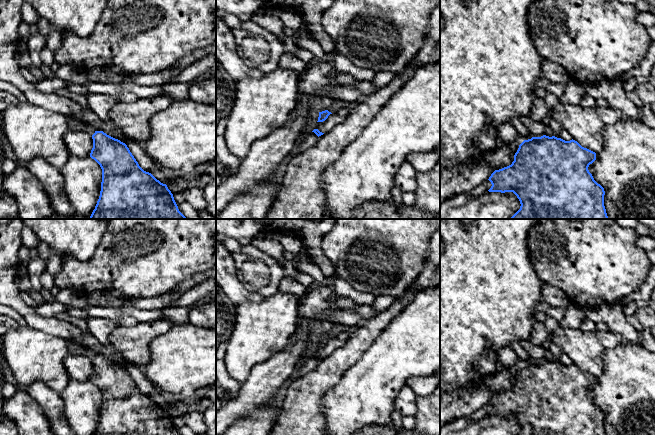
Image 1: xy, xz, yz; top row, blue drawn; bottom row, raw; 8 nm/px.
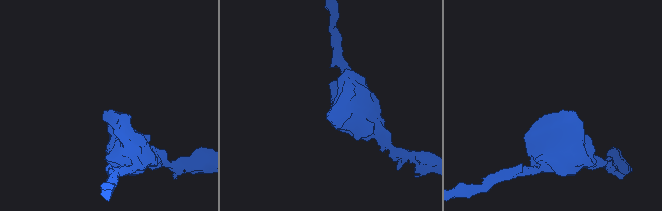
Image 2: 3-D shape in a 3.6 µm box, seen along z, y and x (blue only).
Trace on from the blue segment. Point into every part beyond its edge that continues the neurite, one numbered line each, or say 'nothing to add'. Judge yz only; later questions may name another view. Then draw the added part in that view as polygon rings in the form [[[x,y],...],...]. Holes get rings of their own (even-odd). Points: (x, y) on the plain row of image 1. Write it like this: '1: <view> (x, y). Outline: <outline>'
nothing to add

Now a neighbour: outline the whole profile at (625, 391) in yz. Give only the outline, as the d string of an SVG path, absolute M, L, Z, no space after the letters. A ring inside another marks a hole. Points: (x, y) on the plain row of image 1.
M625 341L603 353L604 370L588 394L600 408L617 435L655 435L655 353L643 345Z

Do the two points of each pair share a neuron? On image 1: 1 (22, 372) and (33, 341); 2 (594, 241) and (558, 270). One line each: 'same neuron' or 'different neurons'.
1: same neuron
2: same neuron

